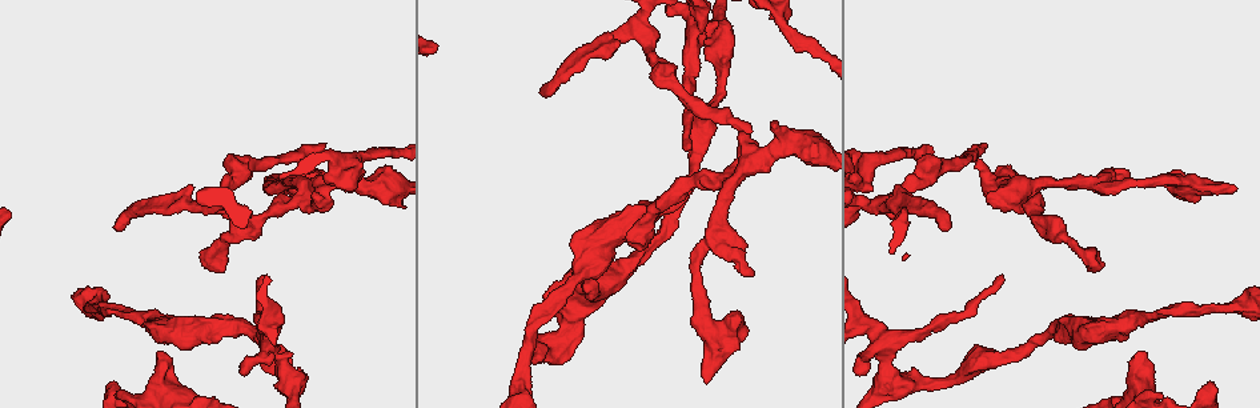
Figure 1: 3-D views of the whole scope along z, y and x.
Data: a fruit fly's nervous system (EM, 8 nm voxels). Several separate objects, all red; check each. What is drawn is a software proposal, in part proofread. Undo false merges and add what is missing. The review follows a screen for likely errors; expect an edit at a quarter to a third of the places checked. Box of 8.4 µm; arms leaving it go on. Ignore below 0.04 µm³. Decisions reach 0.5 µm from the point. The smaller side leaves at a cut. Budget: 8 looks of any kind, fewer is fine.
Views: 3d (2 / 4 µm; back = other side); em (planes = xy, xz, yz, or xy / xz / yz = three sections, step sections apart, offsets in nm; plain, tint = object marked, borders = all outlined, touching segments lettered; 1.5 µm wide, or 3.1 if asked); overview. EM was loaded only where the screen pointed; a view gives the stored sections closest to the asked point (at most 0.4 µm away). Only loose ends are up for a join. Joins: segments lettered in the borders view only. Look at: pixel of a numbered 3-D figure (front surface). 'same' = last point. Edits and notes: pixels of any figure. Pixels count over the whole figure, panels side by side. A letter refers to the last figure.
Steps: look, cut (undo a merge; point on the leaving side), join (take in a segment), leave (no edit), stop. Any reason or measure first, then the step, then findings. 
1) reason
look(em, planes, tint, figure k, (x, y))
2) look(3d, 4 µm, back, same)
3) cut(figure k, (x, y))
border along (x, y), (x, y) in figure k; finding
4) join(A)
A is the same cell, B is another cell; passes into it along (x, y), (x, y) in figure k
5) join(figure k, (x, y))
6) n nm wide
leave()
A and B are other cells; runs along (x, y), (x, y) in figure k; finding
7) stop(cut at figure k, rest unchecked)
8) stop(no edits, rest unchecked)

an open end
look(em, planes, borders, figure 1, (537, 361))

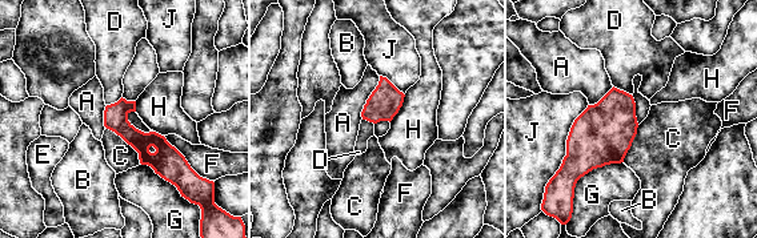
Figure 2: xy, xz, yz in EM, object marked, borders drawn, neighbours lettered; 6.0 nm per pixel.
leave()
A, B, C, D, E, F, G, H and J are other cells; border along (105, 126), (137, 153), (140, 162) in figure 2; no lettered segment goes on from it

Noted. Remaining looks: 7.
long arm stops here
look(em, yz, step 4, tint, figure 1, (212, 265))

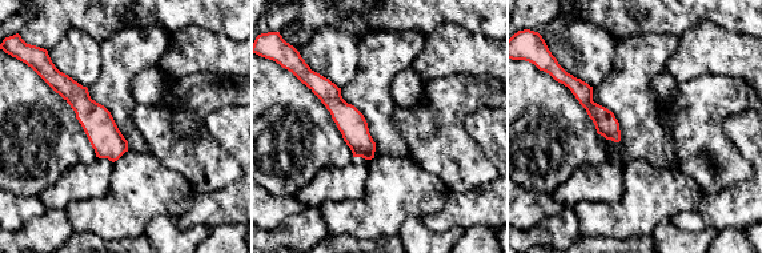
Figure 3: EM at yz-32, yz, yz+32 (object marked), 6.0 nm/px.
another direction
look(em, planes, borders, same)

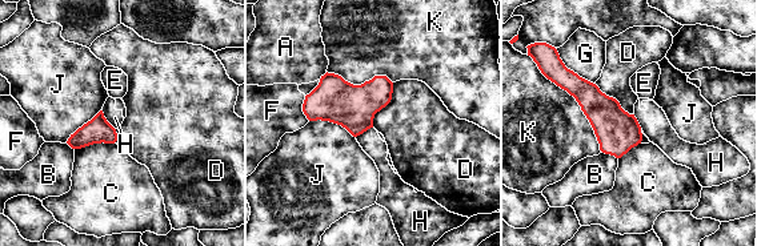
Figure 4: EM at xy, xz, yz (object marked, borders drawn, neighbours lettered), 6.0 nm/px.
150 nm wide
leave()
A, B, C, D, E, F, G, H, J and K are other cells; border along (115, 141), (93, 142), (75, 149) in figure 4; no lettered segment goes on from it

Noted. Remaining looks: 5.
branch point
look(em, planes, borders, figure 1, (705, 32))

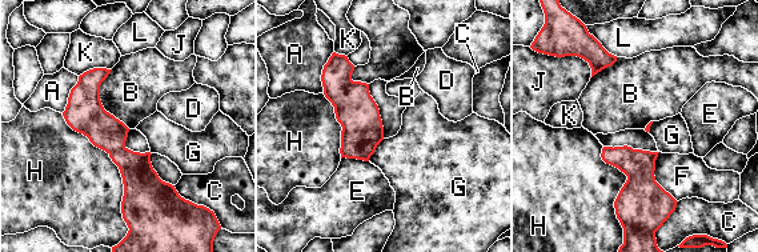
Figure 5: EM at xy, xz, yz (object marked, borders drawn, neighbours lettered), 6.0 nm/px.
60 nm wide
cut(figure 5, (141, 182))
A, B, C, D, E, F, G, H, J, K and L are other cells; border along (124, 147), (109, 154) in figure 5; two neurons meet here

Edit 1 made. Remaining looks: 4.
stop(cut at figure 5, rest unchecked)

